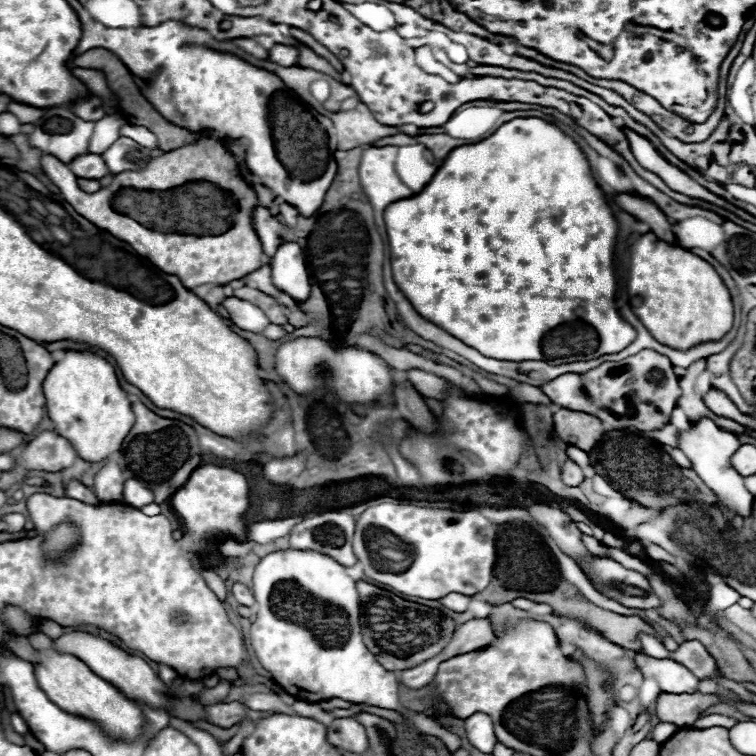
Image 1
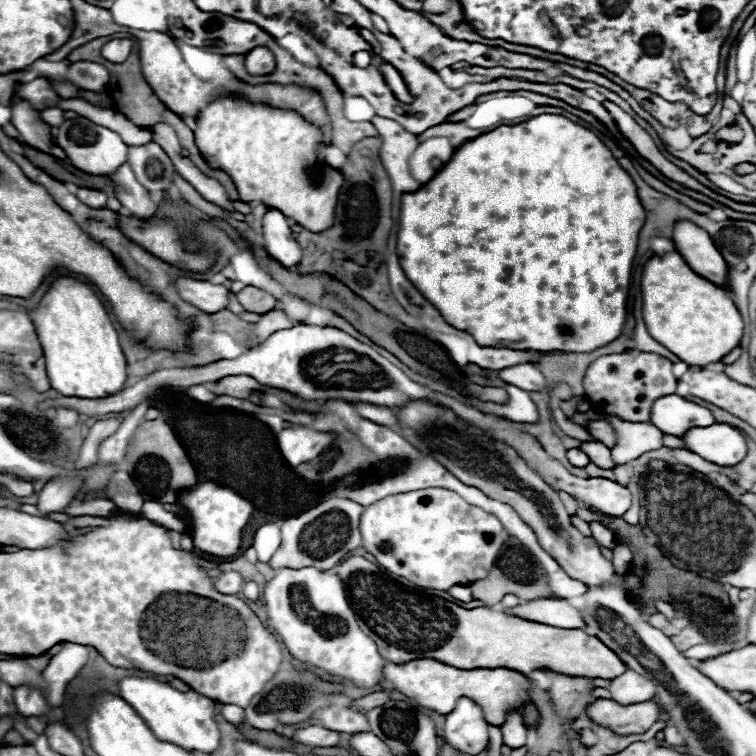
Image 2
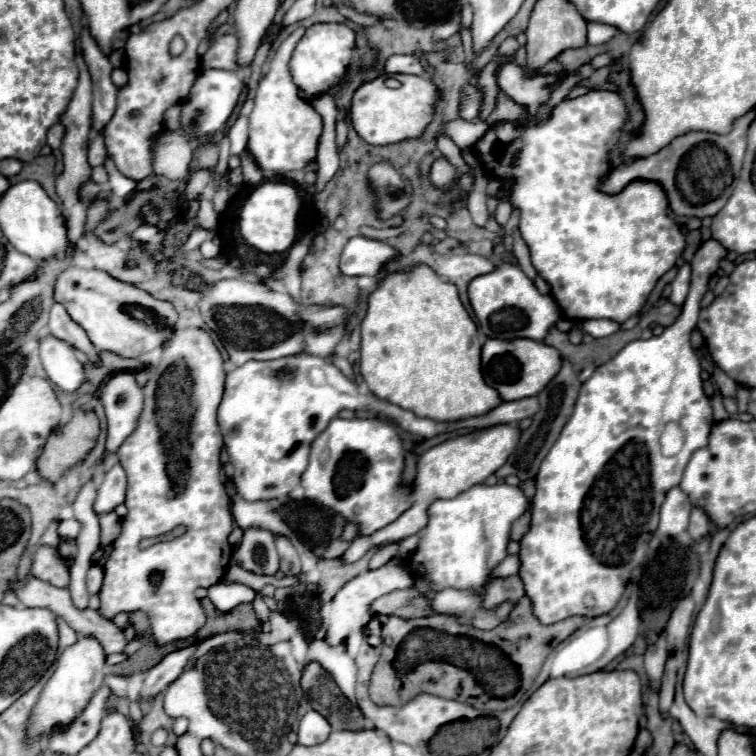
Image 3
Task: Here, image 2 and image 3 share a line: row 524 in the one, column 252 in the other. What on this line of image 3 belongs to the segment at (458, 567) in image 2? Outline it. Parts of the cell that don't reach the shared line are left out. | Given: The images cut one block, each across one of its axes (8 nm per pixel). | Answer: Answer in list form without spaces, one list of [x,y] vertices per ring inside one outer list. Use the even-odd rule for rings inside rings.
[[[286,356],[286,358],[278,358],[278,360],[250,360],[244,366],[234,368],[226,374],[224,396],[218,406],[218,416],[216,416],[222,438],[224,438],[224,448],[234,466],[234,484],[236,484],[238,494],[250,502],[288,496],[300,484],[300,476],[308,466],[310,444],[328,426],[328,422],[338,416],[340,410],[352,410],[352,412],[372,410],[380,418],[398,424],[402,430],[406,430],[410,434],[416,434],[420,438],[432,438],[440,432],[448,432],[454,428],[486,428],[486,426],[494,426],[494,424],[520,422],[538,412],[538,398],[532,396],[532,398],[522,398],[516,402],[504,402],[484,416],[460,420],[454,424],[442,424],[442,422],[434,422],[428,418],[418,418],[416,414],[402,410],[396,404],[384,402],[372,394],[362,394],[362,390],[354,382],[350,382],[330,360],[316,358],[316,356]]]

